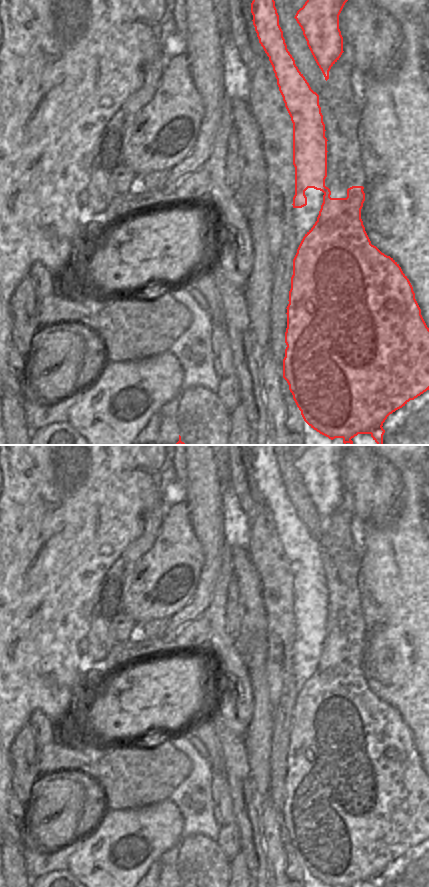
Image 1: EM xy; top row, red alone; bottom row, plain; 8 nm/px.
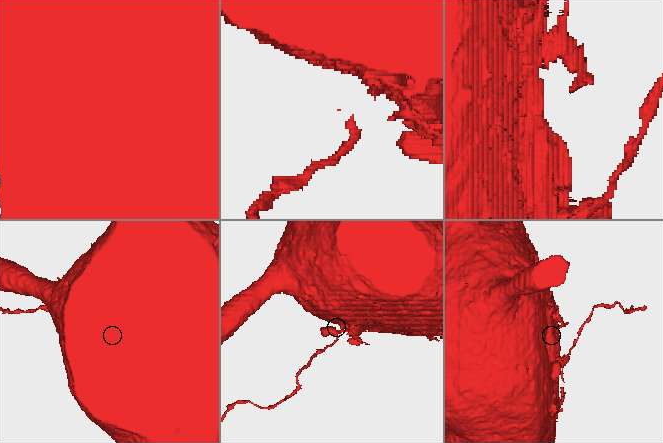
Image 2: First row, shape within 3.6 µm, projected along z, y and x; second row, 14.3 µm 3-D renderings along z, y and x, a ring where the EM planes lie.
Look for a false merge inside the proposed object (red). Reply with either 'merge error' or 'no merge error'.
merge error

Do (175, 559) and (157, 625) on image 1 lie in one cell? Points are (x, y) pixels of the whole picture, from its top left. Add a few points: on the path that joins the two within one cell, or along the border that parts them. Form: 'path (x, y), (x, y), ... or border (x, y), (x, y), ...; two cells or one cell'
border (168, 618), (152, 619), (143, 624); two cells

